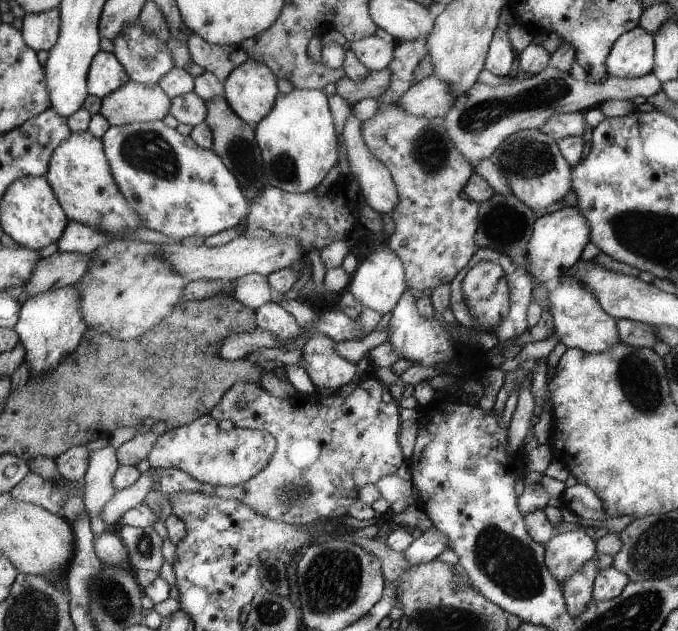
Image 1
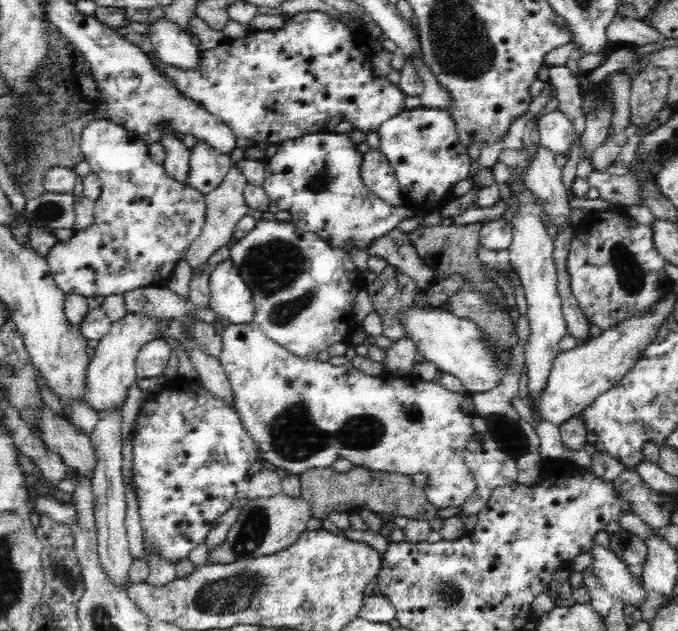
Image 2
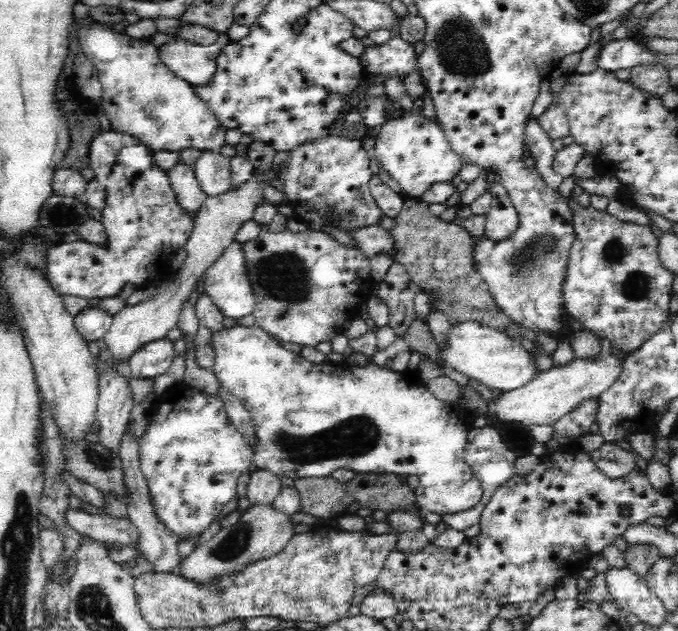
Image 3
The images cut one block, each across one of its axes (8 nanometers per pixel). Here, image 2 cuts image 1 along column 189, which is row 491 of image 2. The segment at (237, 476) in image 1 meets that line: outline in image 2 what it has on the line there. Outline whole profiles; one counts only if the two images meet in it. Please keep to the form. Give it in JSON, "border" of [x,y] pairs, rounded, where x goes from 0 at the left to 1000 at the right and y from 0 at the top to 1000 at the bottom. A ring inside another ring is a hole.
{"border":[[[373,509],[363,513],[341,513],[327,526],[326,539],[327,552],[322,569],[341,609],[350,645],[348,656],[354,661],[360,678],[372,693],[373,702],[379,710],[381,724],[400,743],[416,742],[416,745],[426,751],[441,753],[460,742],[487,742],[496,729],[506,726],[518,732],[521,739],[529,737],[547,743],[549,748],[584,748],[596,754],[619,750],[627,754],[627,765],[622,773],[624,781],[630,794],[634,799],[640,799],[640,805],[645,805],[645,808],[650,805],[676,805],[690,792],[690,788],[702,780],[702,762],[693,743],[686,737],[684,729],[689,700],[701,688],[695,672],[704,656],[692,621],[683,626],[670,624],[640,604],[622,605],[622,601],[619,601],[611,605],[611,599],[605,599],[605,609],[602,609],[599,599],[578,599],[578,596],[566,596],[565,593],[543,594],[525,585],[518,572],[510,574],[507,578],[493,580],[484,575],[484,572],[469,572],[460,564],[437,564],[422,550],[416,550],[413,545],[397,539]]]}

